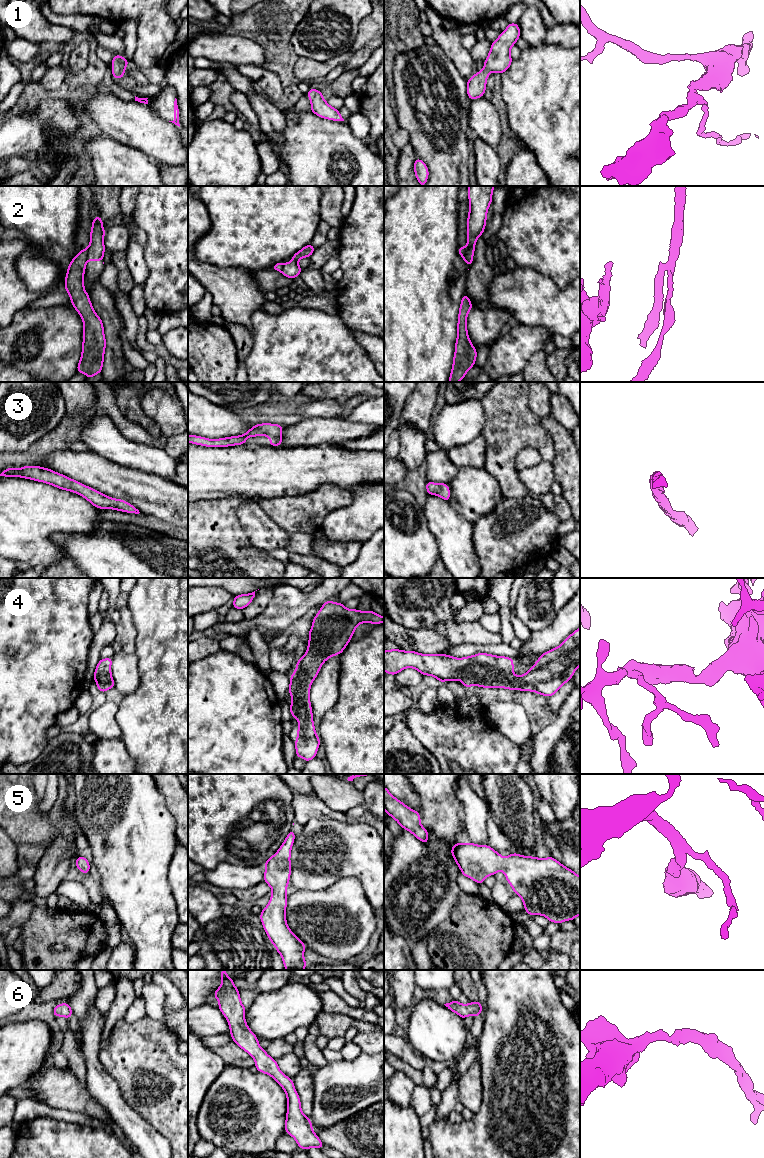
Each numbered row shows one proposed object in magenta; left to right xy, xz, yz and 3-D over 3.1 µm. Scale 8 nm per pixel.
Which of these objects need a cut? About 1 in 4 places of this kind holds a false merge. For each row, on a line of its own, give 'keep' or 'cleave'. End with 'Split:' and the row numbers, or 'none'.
1: keep
2: cleave
3: keep
4: keep
5: keep
6: keep
Split: 2

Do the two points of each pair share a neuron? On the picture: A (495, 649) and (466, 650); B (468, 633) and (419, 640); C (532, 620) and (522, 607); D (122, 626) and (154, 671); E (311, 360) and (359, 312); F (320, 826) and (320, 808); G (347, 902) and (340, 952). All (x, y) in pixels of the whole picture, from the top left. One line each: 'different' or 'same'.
A: same
B: different
C: same
D: different
E: different
F: different
G: same

